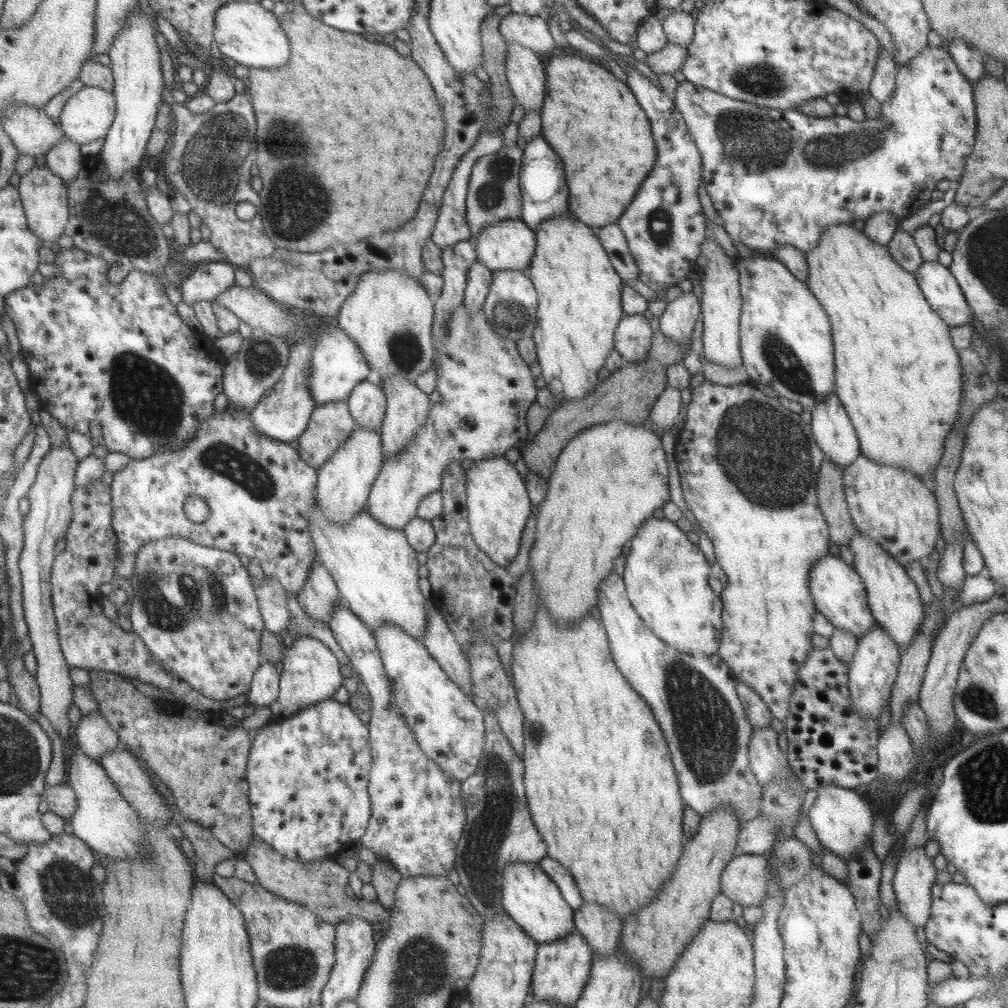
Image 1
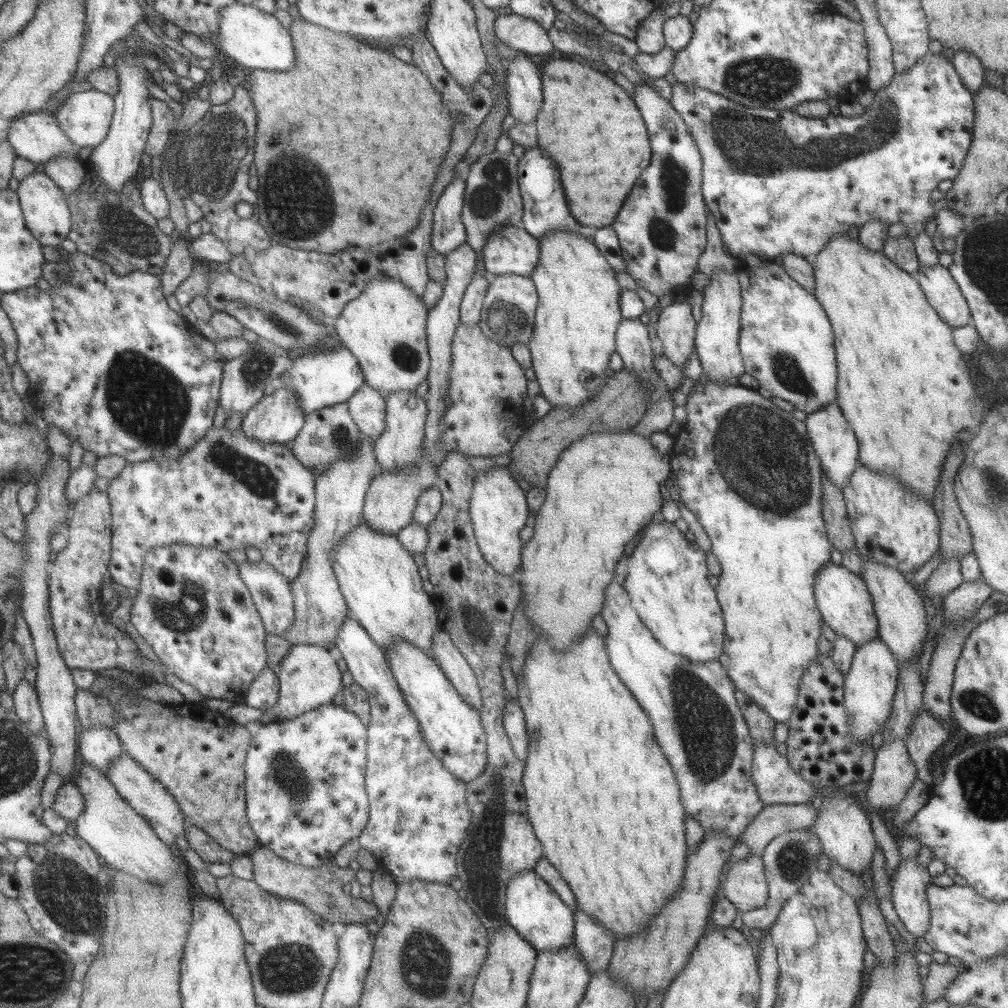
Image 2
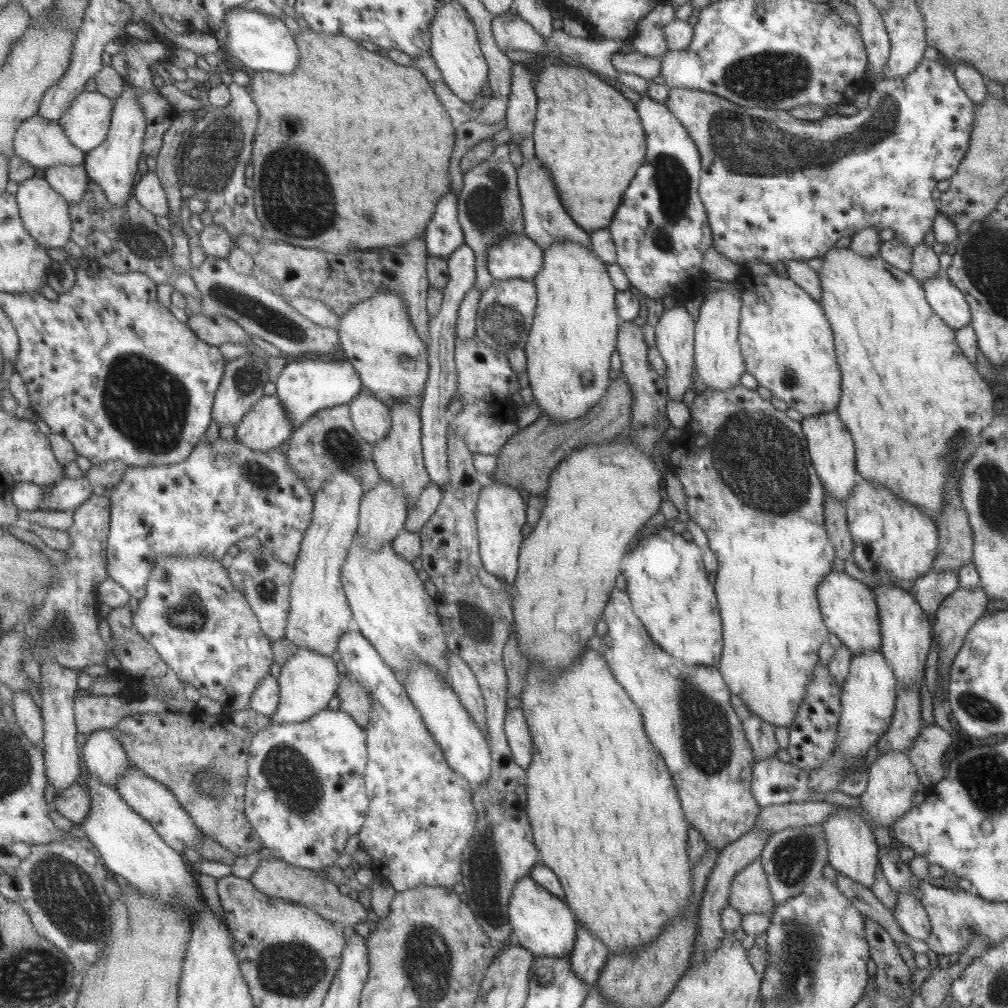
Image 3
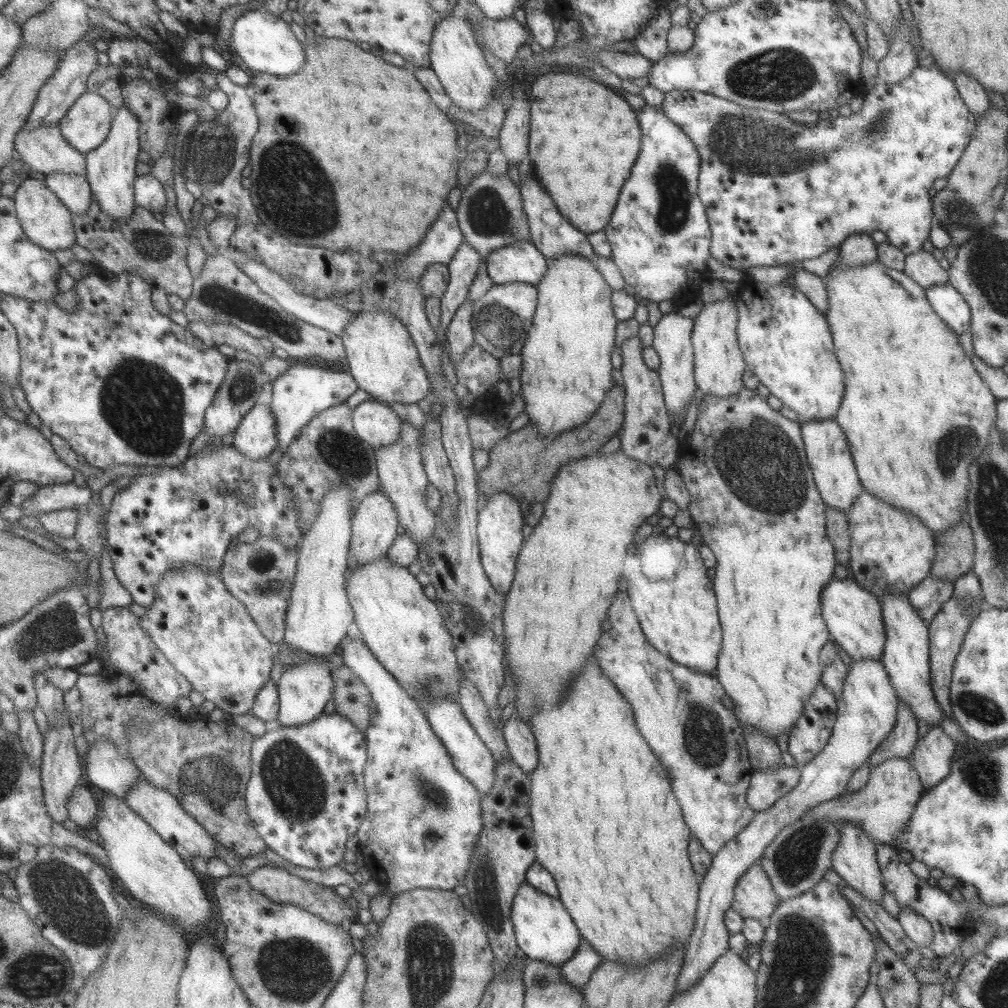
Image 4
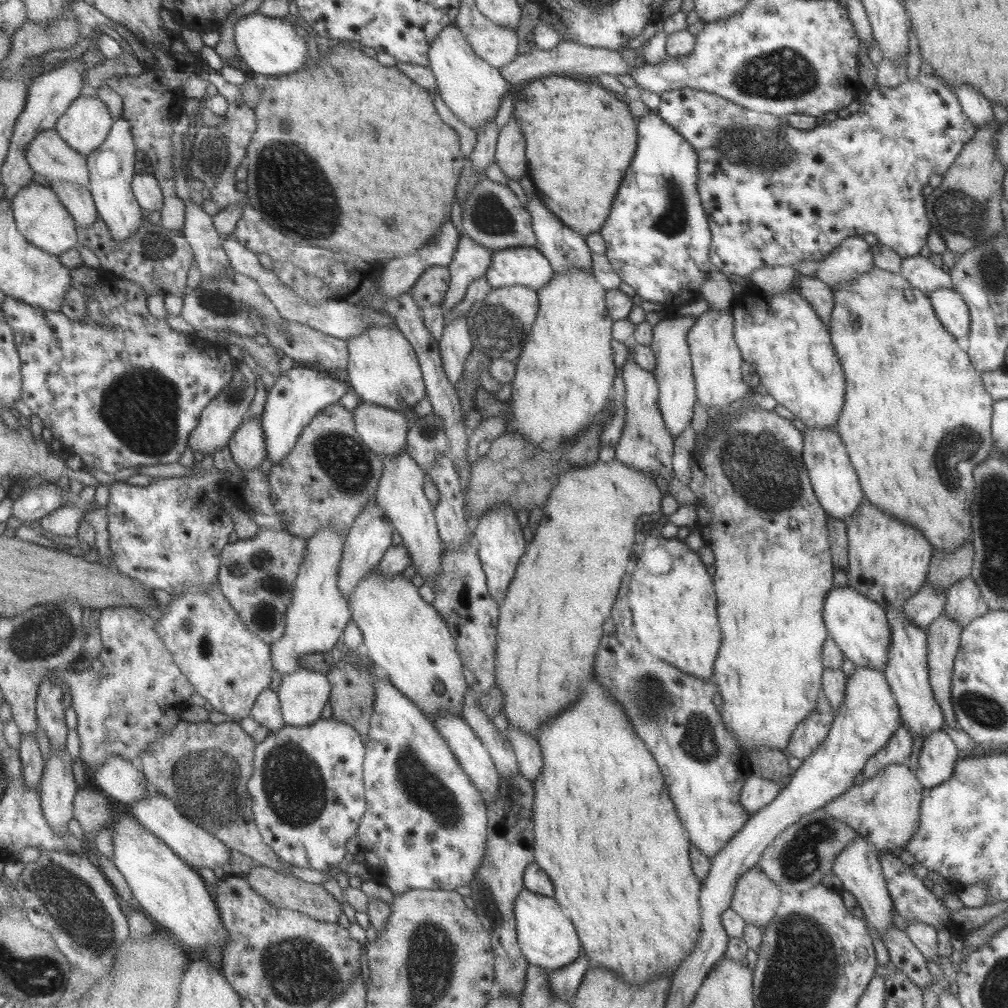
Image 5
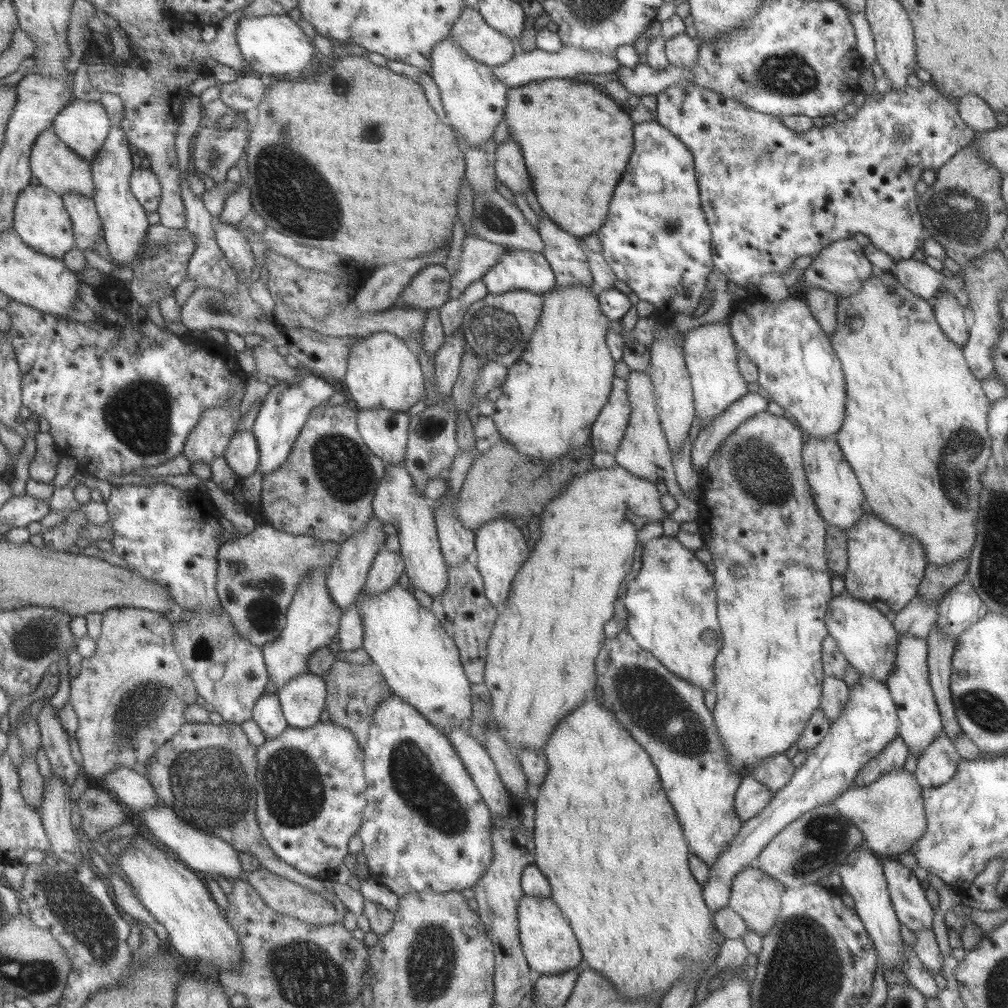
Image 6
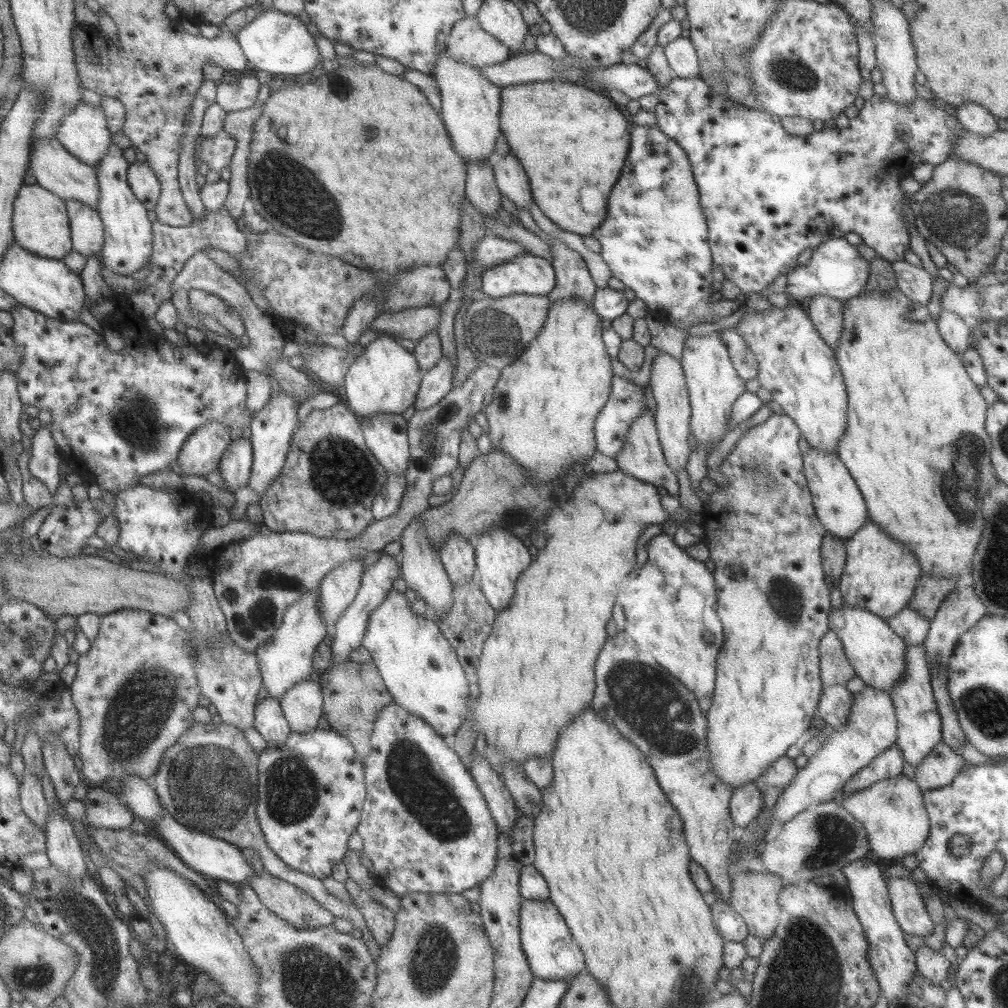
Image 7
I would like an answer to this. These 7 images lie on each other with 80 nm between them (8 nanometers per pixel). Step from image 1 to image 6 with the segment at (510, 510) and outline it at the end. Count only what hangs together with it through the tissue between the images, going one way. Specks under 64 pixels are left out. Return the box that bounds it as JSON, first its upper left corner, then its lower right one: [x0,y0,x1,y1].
[474,518,529,606]

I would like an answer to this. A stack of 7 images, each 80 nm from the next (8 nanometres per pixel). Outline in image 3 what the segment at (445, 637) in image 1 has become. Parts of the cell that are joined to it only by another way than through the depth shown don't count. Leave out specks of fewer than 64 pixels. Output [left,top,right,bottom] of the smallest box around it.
[447,650,488,739]

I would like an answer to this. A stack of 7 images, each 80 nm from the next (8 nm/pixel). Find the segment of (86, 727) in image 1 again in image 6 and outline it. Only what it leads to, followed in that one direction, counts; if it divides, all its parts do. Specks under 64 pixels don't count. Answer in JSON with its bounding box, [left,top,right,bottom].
[104,766,159,814]

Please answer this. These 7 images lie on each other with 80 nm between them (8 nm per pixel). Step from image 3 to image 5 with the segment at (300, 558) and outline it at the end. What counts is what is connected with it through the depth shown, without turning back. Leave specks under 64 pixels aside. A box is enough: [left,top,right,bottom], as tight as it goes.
[270,524,351,677]

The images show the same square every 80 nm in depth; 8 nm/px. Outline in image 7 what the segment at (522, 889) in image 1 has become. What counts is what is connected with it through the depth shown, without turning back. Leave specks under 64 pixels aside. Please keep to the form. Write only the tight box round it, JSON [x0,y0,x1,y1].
[519,901,585,982]

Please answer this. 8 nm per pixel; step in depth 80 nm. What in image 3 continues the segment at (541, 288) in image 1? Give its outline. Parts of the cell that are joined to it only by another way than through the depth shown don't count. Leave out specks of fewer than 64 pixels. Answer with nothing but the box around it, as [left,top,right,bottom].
[523,241,623,424]

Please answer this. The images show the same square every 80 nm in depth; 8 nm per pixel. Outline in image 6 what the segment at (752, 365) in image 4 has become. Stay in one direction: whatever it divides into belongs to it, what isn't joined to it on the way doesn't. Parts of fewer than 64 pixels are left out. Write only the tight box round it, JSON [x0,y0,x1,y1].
[729,293,845,439]

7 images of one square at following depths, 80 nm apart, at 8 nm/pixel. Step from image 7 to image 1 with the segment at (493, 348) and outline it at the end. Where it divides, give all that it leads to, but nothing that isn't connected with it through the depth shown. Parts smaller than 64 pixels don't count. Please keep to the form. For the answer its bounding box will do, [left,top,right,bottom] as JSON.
[482,270,538,342]

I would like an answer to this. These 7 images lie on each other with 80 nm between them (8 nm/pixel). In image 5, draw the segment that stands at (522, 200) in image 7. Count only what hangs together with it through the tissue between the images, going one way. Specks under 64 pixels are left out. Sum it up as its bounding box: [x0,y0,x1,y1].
[494,117,526,181]

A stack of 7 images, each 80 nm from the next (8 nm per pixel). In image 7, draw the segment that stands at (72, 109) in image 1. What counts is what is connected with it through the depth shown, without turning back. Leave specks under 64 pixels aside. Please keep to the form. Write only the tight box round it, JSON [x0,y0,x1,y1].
[56,102,110,167]

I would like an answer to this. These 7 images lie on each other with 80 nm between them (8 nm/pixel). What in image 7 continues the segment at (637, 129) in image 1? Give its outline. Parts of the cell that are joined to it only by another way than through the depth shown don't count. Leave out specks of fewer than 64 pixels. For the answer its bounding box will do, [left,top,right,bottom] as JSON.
[499,78,631,236]

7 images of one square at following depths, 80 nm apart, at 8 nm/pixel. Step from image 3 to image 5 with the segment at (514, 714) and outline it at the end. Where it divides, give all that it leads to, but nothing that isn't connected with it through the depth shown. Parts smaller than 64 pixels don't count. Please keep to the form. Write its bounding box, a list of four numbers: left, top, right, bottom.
[506,726,543,780]

